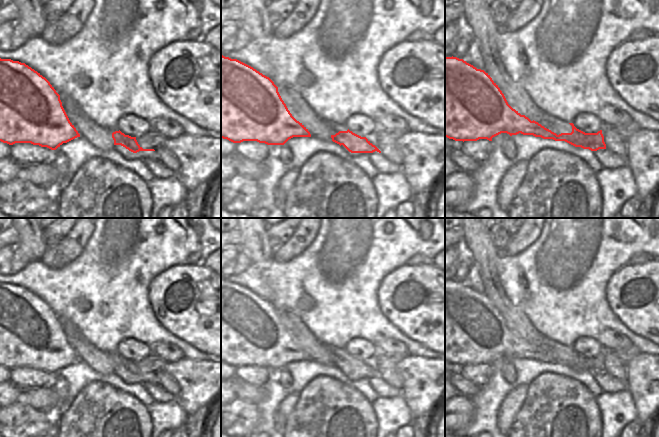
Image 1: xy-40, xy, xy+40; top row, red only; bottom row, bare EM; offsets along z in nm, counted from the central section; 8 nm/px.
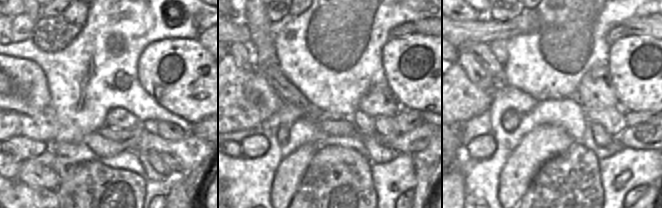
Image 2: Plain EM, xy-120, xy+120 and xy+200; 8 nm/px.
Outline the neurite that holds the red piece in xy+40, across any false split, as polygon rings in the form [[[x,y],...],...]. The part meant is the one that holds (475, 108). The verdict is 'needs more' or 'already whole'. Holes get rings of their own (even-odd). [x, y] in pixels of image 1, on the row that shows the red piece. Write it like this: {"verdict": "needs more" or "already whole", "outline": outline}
{"verdict": "already whole", "outline": [[[445,57],[445,137],[455,141],[477,141],[507,133],[533,135],[565,141],[575,147],[606,149],[602,130],[585,133],[573,123],[571,133],[557,135],[521,115],[507,102],[490,75],[463,59]]]}

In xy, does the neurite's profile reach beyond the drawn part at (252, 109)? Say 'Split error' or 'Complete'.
Complete

